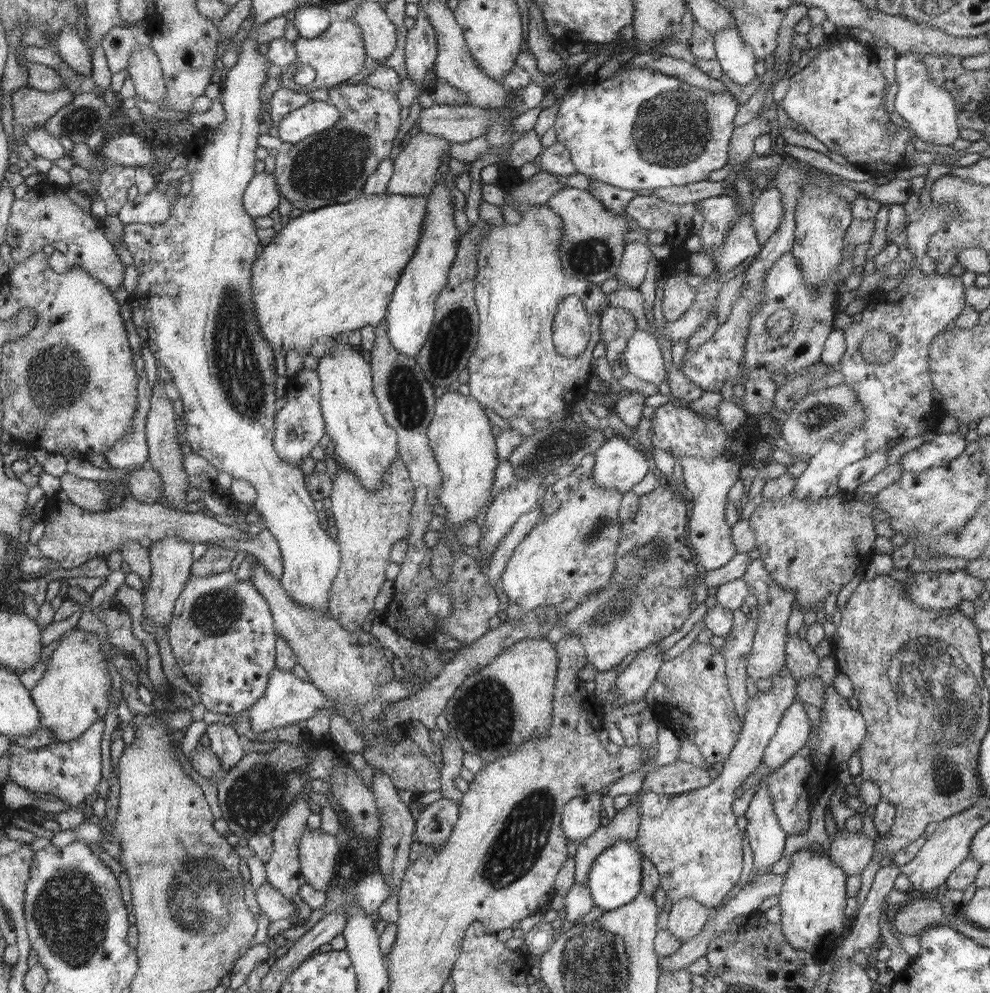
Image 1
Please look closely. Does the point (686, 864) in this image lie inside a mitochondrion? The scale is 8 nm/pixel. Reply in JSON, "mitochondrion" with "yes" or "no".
{"mitochondrion":"yes"}

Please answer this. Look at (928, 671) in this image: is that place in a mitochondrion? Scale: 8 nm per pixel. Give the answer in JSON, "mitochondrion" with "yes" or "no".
{"mitochondrion":"yes"}

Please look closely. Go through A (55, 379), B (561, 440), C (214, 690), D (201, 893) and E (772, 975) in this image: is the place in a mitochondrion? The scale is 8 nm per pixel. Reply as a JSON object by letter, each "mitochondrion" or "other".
{"A":"mitochondrion","B":"mitochondrion","C":"other","D":"mitochondrion","E":"other"}

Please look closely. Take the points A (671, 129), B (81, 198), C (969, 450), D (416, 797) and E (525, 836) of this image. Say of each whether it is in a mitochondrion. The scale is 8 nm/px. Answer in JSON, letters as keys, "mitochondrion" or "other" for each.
{"A":"mitochondrion","B":"other","C":"other","D":"other","E":"mitochondrion"}

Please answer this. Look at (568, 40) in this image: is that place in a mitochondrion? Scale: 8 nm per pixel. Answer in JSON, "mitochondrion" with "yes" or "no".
{"mitochondrion":"no"}

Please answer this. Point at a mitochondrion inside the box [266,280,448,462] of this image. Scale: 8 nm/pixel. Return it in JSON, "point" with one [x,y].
{"point":[404,391]}

